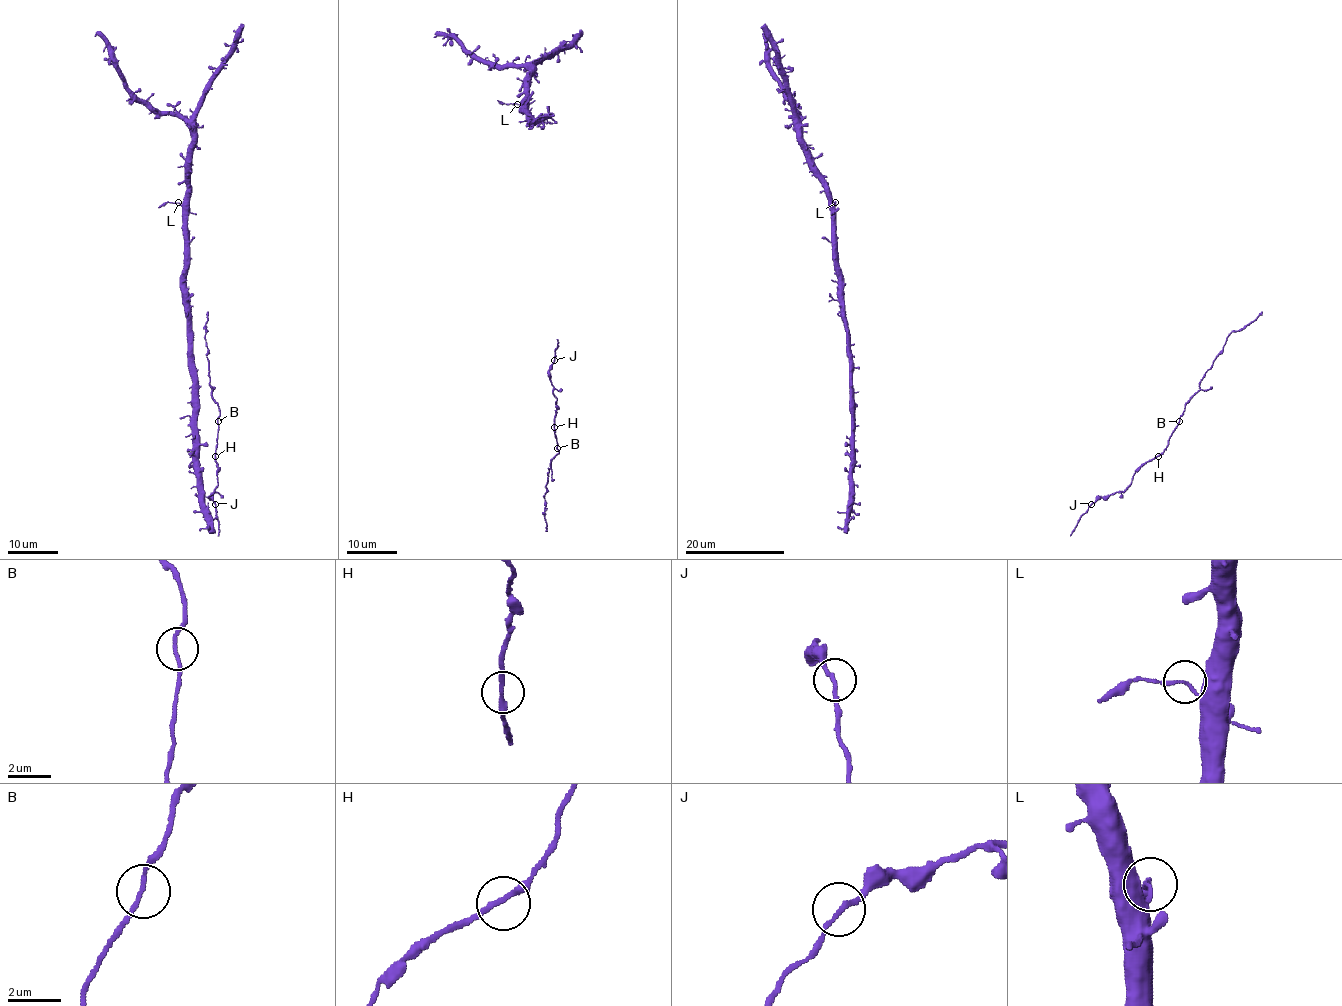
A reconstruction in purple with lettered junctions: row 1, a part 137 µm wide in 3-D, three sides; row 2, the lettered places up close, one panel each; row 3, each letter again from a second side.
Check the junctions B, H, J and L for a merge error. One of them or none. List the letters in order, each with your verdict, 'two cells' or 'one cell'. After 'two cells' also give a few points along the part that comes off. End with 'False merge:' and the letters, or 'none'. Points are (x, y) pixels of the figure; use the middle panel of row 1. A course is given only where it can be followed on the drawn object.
B: one cell
H: one cell
J: one cell
L: two cells; foreign part runs (517, 104), (497, 100)
False merge: L

